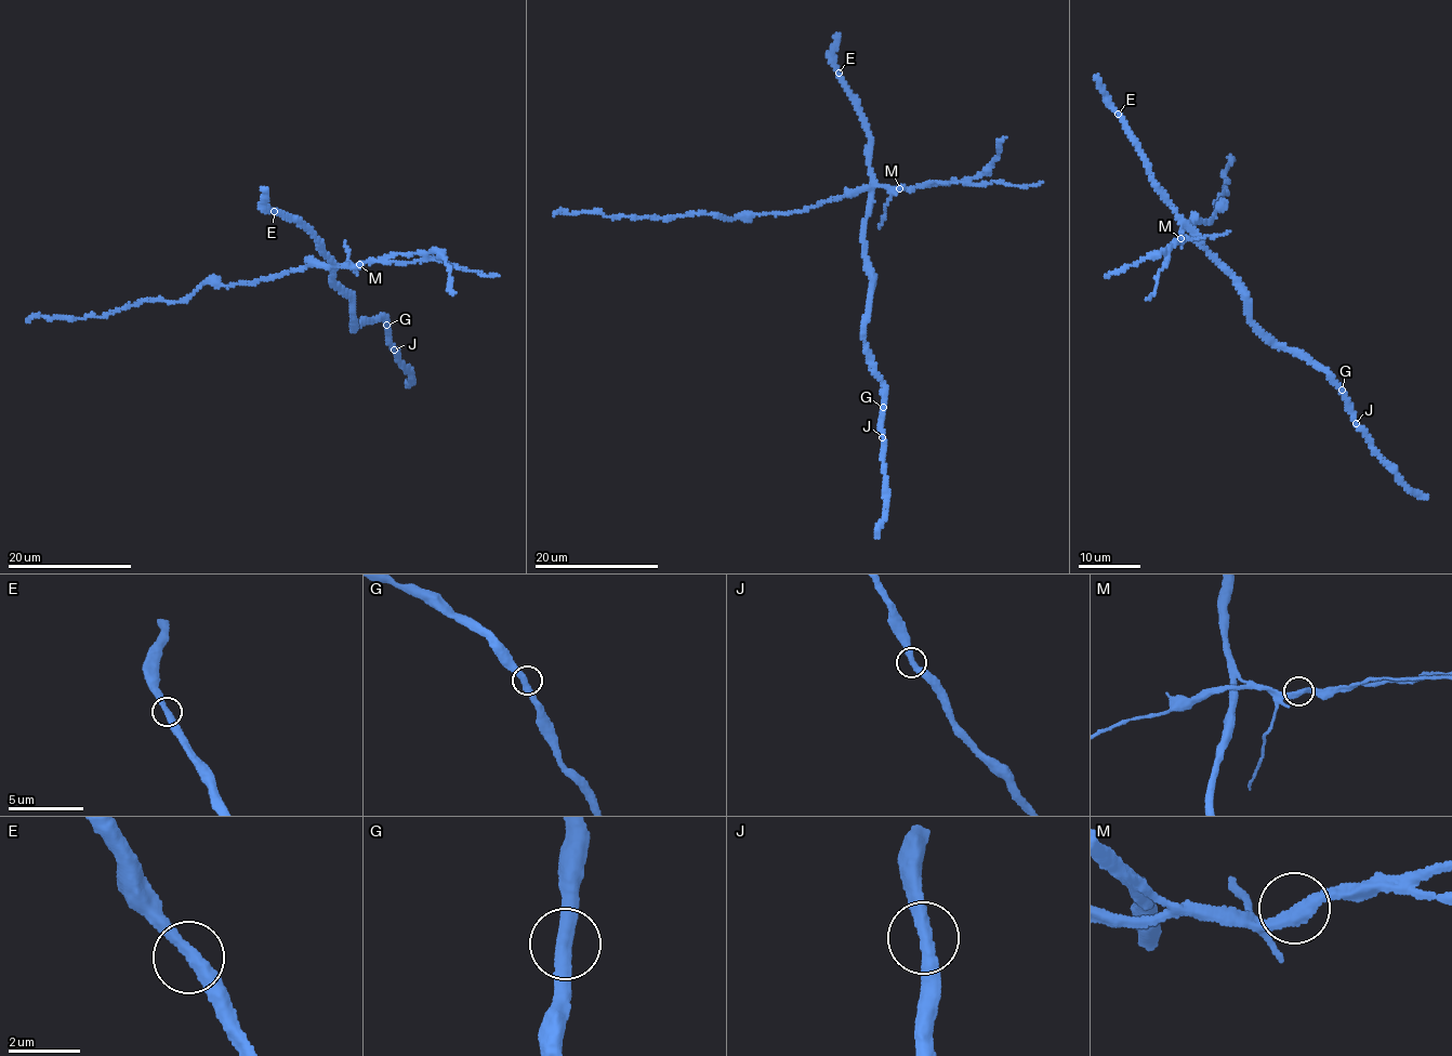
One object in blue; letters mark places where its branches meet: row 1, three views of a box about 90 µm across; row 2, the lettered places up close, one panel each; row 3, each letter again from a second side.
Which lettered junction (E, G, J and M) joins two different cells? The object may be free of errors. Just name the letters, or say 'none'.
M

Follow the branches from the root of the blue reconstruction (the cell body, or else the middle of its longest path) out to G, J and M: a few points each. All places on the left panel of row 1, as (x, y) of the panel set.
G: (332, 269), (334, 287), (352, 302), (354, 328), (361, 319), (369, 320), (378, 316), (386, 325)
J: (332, 269), (334, 287), (352, 302), (354, 328), (361, 319), (383, 318), (394, 350)
M: (332, 269), (333, 263), (356, 267), (359, 264)

